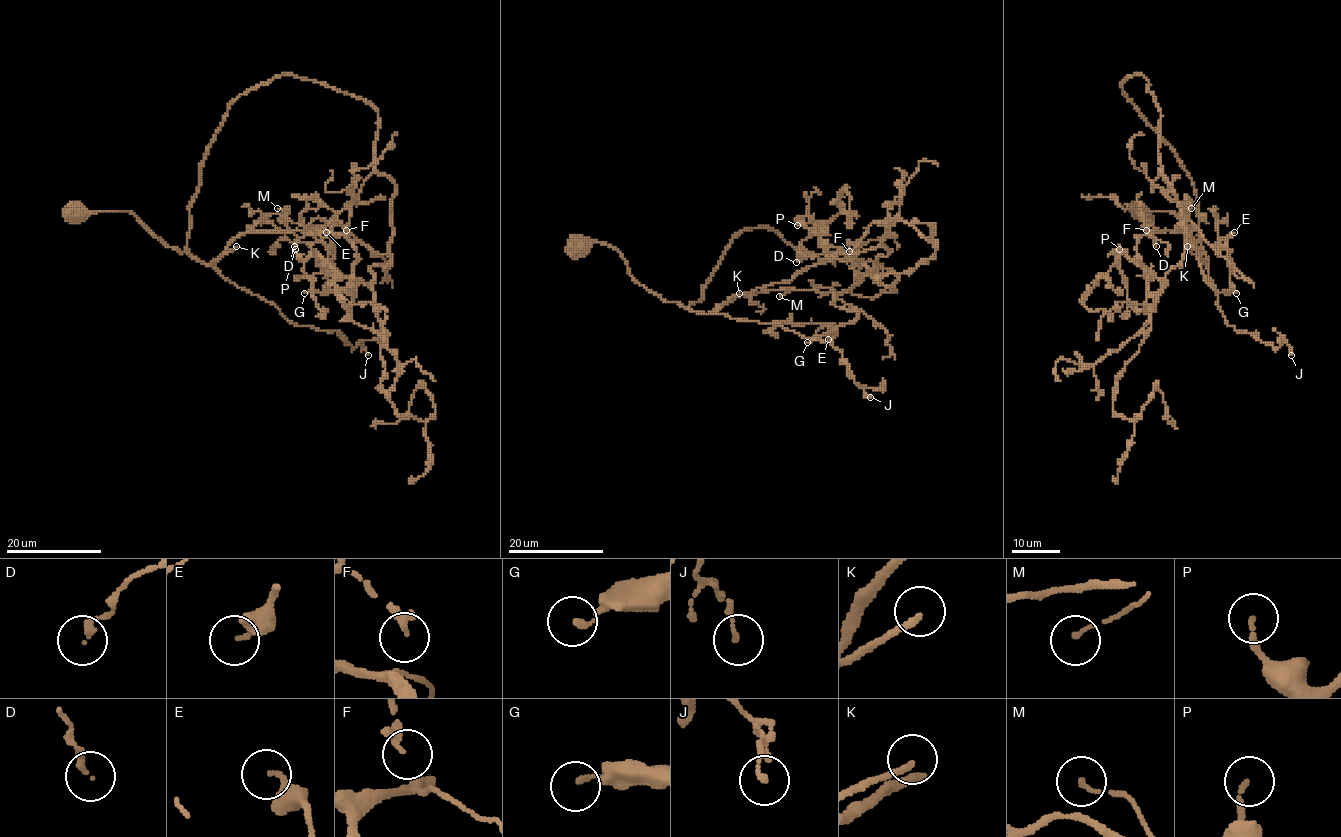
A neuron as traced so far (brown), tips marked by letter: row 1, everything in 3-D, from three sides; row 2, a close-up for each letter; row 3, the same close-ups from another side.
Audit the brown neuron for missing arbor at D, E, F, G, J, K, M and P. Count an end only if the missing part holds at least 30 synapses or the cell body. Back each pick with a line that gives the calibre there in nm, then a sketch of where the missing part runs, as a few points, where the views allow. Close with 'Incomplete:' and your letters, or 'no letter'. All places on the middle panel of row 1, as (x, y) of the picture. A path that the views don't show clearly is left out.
K: calibre 180 nm; course (739, 293), (770, 280), (787, 280), (766, 287), (771, 318), (748, 329), (732, 349), (725, 350), (725, 355)
Incomplete: K

